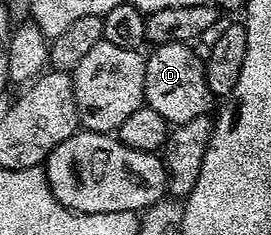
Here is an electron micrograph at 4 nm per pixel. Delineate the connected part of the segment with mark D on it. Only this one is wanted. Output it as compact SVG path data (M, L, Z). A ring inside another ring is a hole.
M162 43L147 57L144 104L156 110L172 126L208 114L215 102L215 96L209 91L207 78L204 77L204 62L192 49L190 44Z

